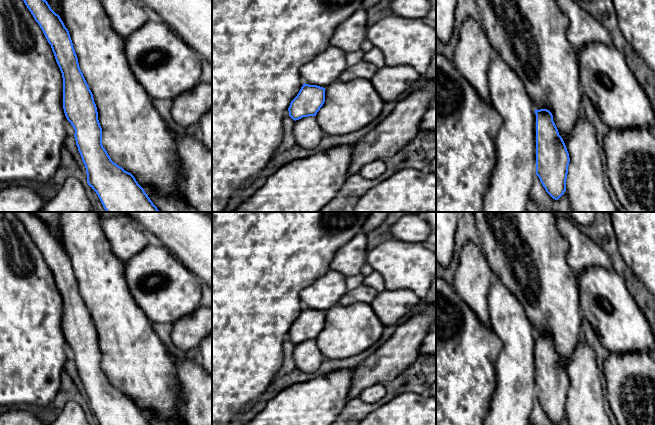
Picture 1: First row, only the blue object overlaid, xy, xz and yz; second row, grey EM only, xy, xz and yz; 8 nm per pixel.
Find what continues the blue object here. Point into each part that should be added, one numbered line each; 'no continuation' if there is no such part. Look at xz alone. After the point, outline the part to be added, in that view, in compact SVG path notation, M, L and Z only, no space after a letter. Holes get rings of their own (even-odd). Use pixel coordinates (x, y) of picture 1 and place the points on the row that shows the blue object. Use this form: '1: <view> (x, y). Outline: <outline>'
1: xz (349, 106). Outline: M336 80L325 87L325 102L316 119L326 135L346 135L374 121L384 104L370 80Z

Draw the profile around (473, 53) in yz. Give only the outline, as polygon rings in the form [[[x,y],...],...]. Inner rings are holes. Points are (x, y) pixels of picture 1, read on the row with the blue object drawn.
[[[467,17],[460,29],[453,61],[457,70],[486,103],[491,103],[488,69],[493,52],[483,24]]]

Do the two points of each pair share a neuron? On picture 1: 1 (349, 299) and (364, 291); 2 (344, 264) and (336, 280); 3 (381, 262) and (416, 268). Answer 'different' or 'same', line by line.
1: same
2: different
3: same

